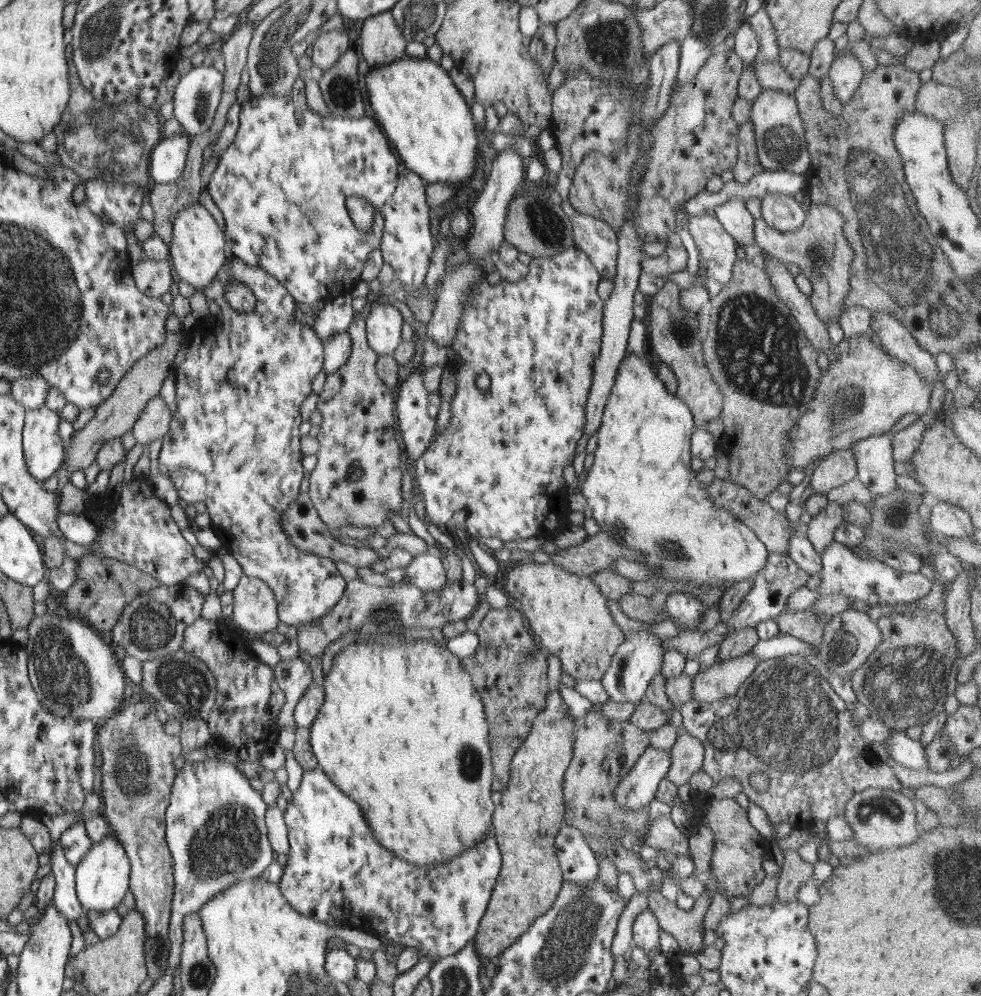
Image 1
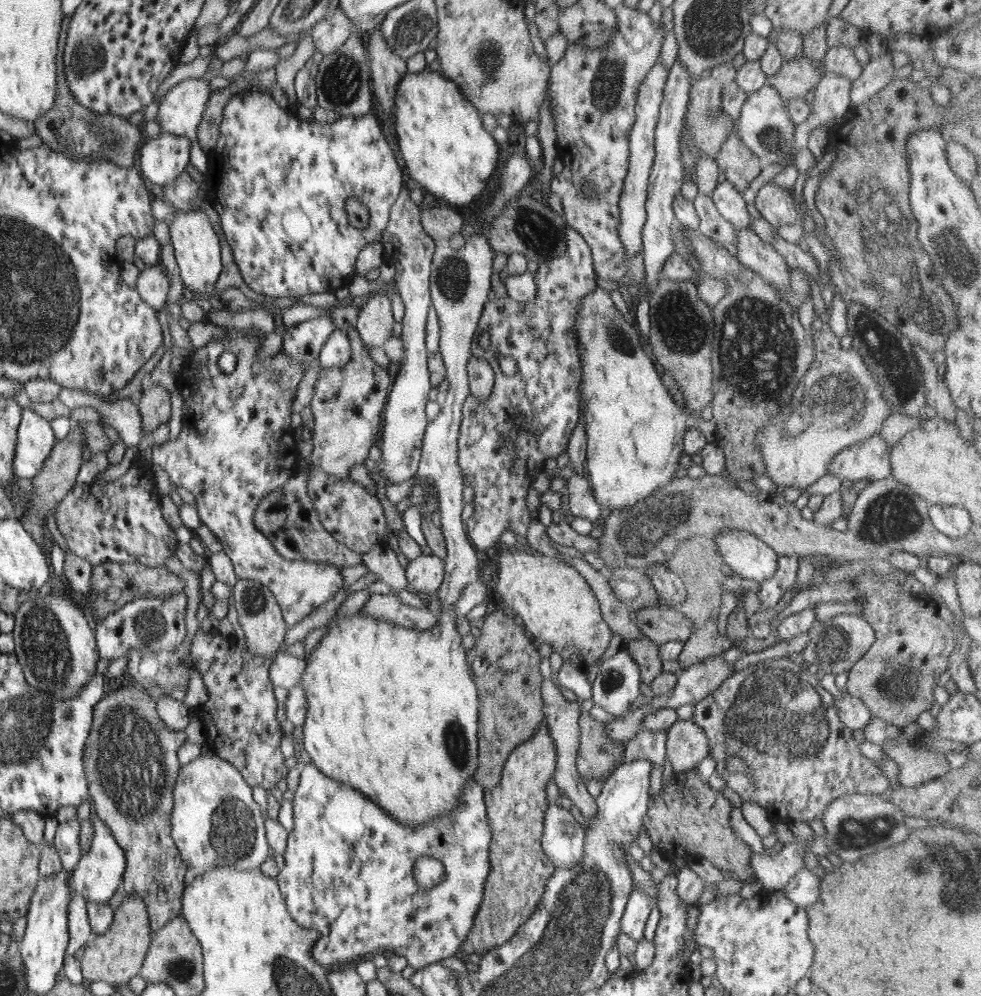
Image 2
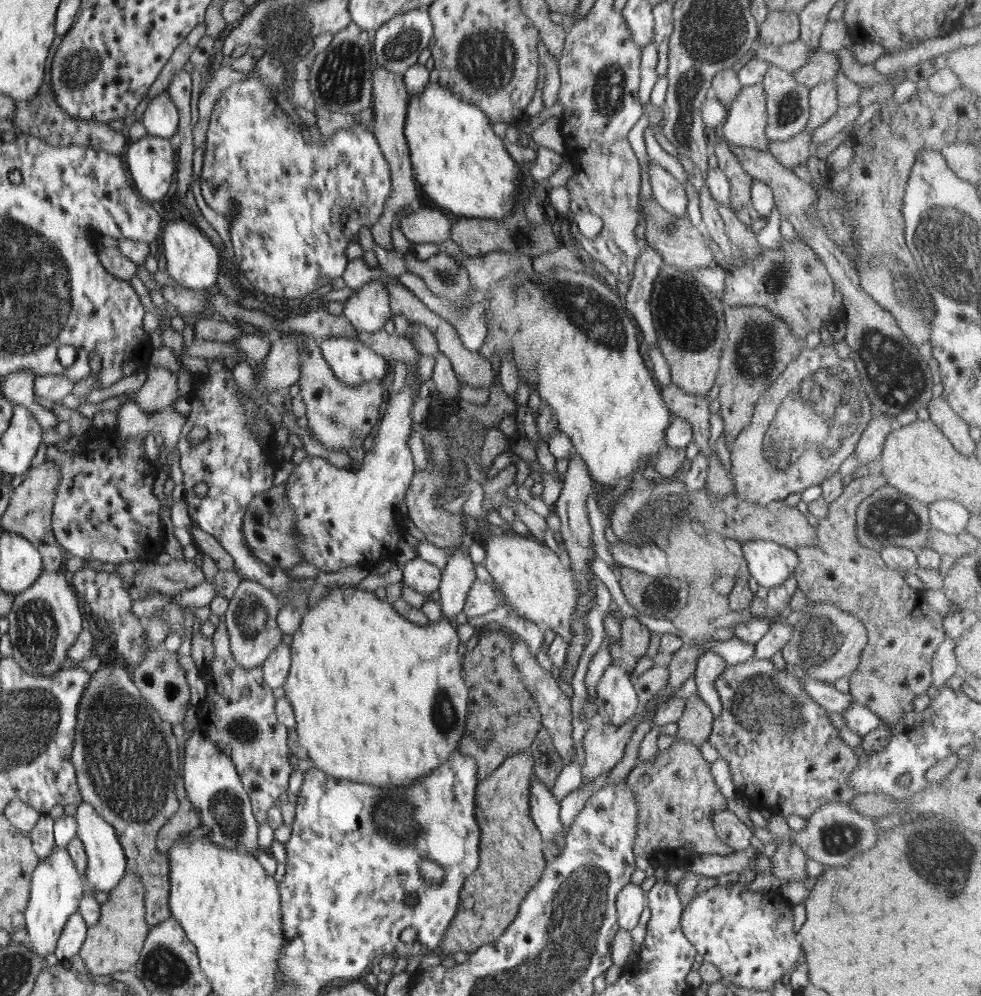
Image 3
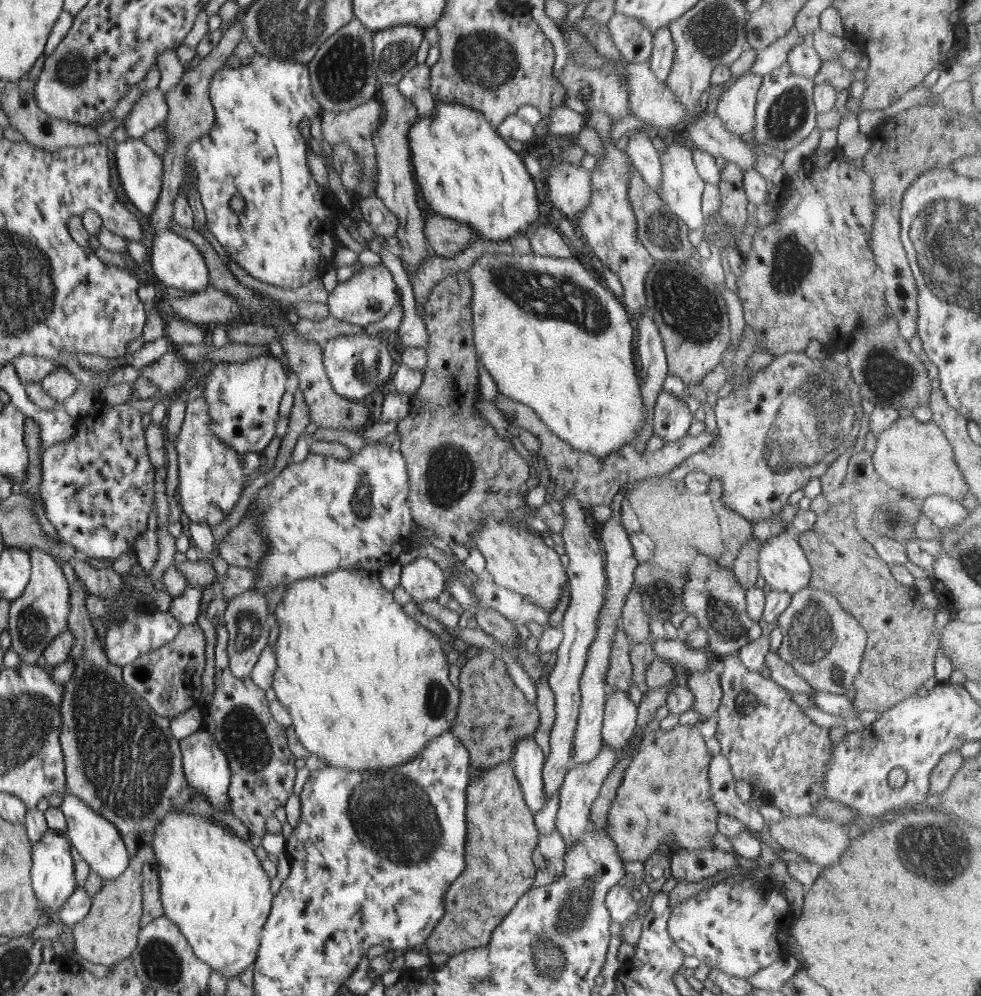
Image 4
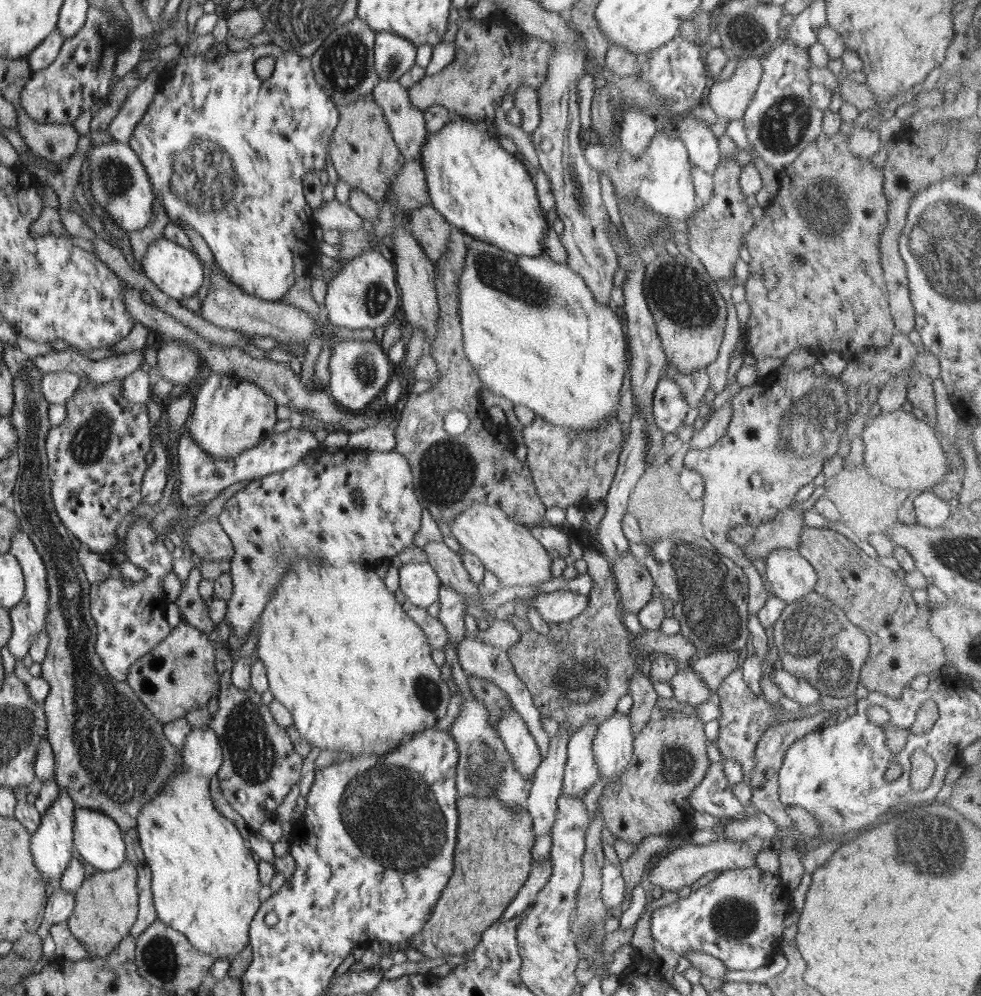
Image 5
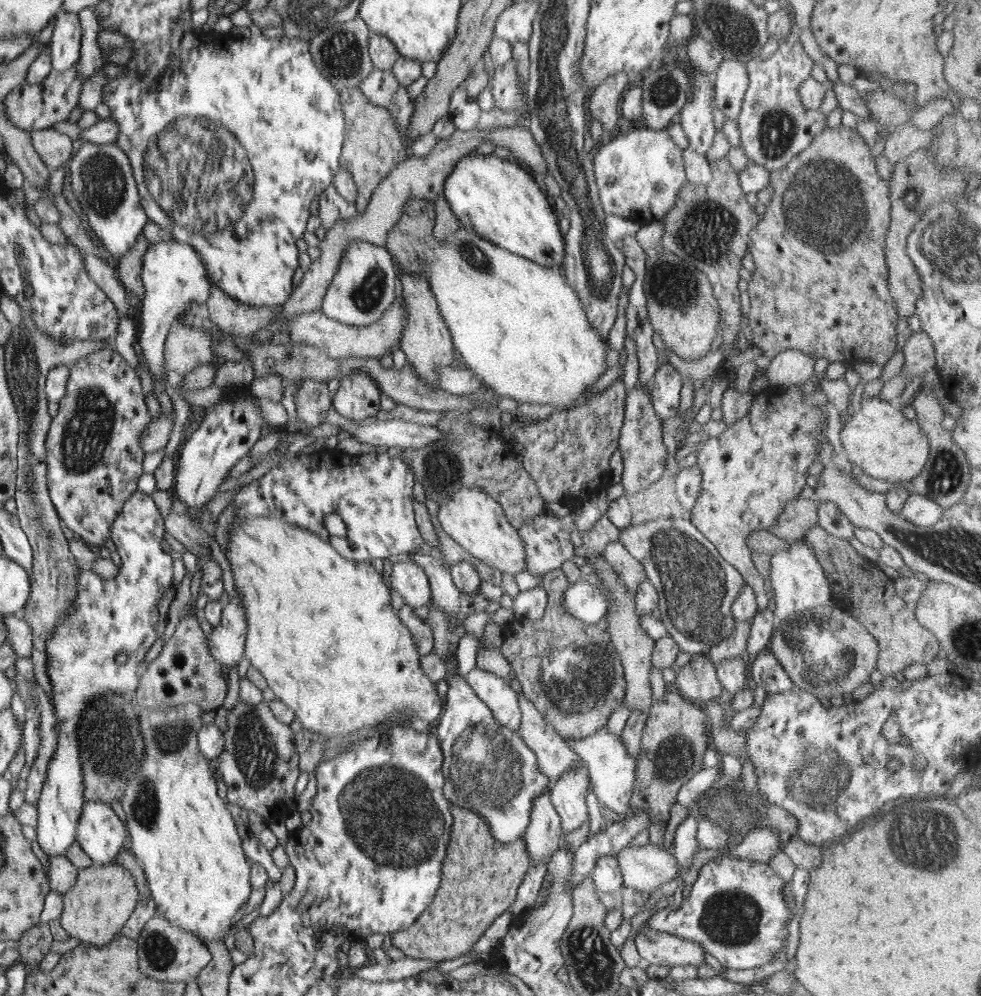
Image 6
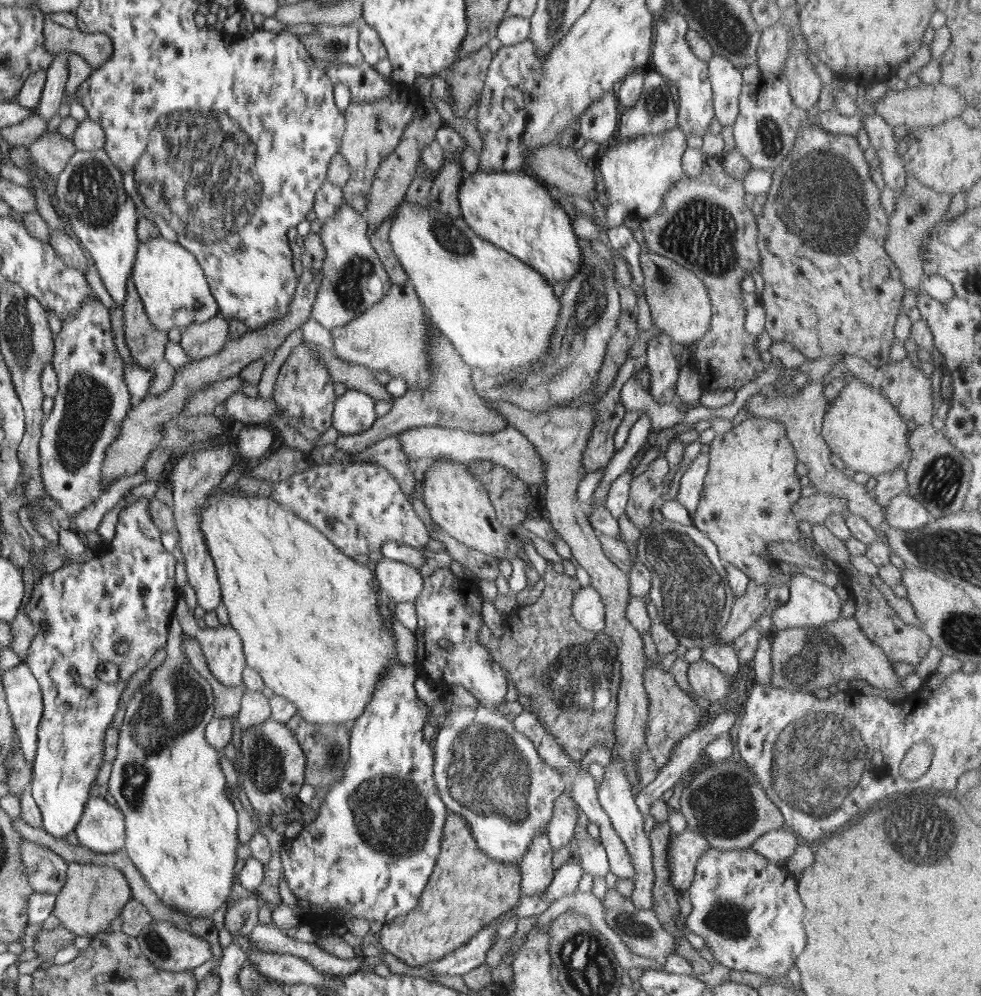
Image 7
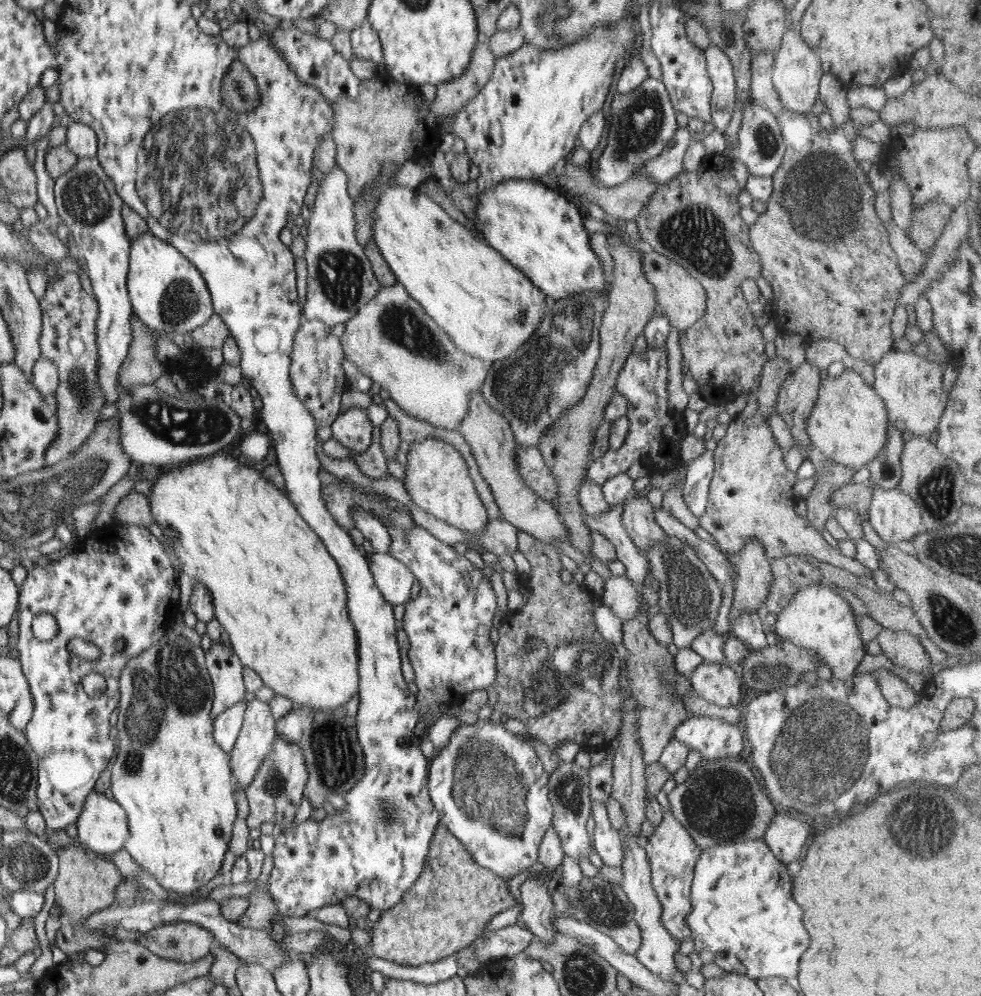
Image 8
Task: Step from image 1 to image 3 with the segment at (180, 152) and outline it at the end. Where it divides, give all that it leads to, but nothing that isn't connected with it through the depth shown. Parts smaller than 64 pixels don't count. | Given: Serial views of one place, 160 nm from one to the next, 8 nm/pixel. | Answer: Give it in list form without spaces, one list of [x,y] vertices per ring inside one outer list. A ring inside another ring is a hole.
[[[148,135],[128,146],[125,159],[141,196],[150,202],[162,202],[178,171],[173,139]]]

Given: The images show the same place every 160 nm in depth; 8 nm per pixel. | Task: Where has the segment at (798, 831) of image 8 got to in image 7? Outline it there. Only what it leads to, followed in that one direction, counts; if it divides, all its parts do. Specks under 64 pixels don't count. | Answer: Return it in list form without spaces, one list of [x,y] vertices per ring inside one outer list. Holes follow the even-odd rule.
[[[781,827],[764,833],[751,844],[751,848],[776,864],[785,864],[800,843],[802,842],[795,832]]]

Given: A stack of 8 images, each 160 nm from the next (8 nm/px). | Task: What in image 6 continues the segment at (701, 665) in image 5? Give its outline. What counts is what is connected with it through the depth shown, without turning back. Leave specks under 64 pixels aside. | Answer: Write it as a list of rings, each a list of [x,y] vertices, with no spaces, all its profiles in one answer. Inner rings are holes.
[[[753,619],[733,620],[732,634],[708,651],[706,655],[715,668],[721,663],[721,660],[745,657],[752,621]]]

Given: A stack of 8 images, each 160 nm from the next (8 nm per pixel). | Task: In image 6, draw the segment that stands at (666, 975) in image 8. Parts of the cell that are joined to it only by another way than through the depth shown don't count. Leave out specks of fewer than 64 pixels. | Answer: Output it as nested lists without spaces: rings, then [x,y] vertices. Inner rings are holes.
[[[600,727],[594,734],[575,741],[568,739],[567,745],[584,761],[589,771],[589,781],[597,800],[618,813],[624,820],[634,818],[629,800],[632,796],[636,775],[636,762],[628,752],[620,735],[614,735],[606,727]]]

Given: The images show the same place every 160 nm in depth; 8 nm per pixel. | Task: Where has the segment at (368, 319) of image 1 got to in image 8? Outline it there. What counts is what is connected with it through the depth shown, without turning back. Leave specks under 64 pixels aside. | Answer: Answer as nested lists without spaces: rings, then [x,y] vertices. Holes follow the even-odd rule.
[[[335,166],[330,172],[324,173],[320,188],[314,201],[314,210],[309,219],[304,257],[307,262],[307,293],[303,316],[307,320],[321,320],[329,327],[335,327],[349,321],[369,300],[372,300],[382,288],[376,280],[372,263],[368,260],[356,238],[356,219],[354,200],[347,191],[347,174]]]

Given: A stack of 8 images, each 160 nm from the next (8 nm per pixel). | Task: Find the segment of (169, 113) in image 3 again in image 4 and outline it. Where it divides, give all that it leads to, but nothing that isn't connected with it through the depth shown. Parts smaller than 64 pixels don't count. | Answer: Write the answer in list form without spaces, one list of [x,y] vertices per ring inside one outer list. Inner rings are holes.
[[[159,88],[146,90],[127,114],[125,128],[129,139],[144,139],[146,133],[161,126],[167,119],[169,106]]]

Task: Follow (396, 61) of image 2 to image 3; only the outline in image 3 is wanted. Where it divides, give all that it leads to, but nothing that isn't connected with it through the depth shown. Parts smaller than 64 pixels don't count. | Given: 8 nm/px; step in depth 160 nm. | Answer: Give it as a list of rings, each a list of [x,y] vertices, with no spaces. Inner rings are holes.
[[[377,64],[373,70],[373,114],[375,115],[372,124],[372,134],[382,150],[382,156],[388,161],[391,172],[391,196],[385,204],[383,215],[369,228],[372,240],[376,246],[384,250],[394,251],[392,245],[392,220],[395,213],[402,210],[405,206],[416,204],[416,184],[414,183],[414,173],[411,165],[408,142],[404,135],[404,127],[407,113],[409,97],[407,89],[404,88],[403,74],[388,72],[386,68],[380,68]]]

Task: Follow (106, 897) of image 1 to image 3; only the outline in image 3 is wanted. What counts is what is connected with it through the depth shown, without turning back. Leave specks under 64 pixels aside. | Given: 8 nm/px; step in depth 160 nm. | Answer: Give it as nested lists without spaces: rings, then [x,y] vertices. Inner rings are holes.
[[[85,801],[77,805],[74,818],[77,824],[77,837],[83,842],[87,856],[85,878],[89,889],[104,890],[108,893],[119,886],[119,882],[123,879],[122,874],[124,870],[127,870],[127,856],[124,856],[125,852],[119,835],[115,827],[109,821],[104,820],[104,817],[95,811],[93,805]]]

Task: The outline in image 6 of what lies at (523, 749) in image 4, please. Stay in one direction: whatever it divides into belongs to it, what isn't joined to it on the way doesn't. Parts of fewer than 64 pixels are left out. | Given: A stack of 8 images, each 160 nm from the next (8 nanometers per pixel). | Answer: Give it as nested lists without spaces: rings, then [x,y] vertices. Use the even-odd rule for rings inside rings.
[[[475,667],[466,676],[466,682],[473,688],[476,696],[485,702],[495,720],[518,732],[521,723],[519,697],[499,676],[483,668]]]

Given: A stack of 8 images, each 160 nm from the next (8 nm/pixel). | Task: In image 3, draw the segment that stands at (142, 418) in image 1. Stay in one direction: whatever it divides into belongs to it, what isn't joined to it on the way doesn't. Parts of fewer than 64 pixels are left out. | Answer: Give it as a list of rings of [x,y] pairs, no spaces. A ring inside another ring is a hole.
[[[149,365],[147,379],[135,393],[135,403],[145,412],[157,412],[171,406],[180,398],[176,373]]]

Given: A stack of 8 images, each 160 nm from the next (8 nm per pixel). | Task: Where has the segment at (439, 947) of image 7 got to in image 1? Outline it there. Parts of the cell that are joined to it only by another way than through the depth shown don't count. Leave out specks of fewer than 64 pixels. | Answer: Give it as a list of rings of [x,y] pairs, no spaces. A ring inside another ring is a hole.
[[[548,654],[547,661],[549,664],[547,672],[549,689],[546,706],[533,720],[529,735],[514,753],[510,764],[509,785],[504,791],[492,791],[491,793],[491,799],[495,804],[493,828],[503,861],[499,878],[494,885],[491,899],[474,938],[475,947],[479,952],[478,956],[485,960],[498,957],[506,948],[512,946],[537,918],[544,916],[544,913],[549,911],[557,899],[560,889],[565,887],[563,872],[559,860],[556,858],[554,841],[560,830],[560,822],[565,816],[563,784],[565,772],[572,761],[575,727],[572,728],[572,724],[568,724],[568,720],[566,720],[569,706],[564,702],[559,687],[563,672],[560,659]]]

